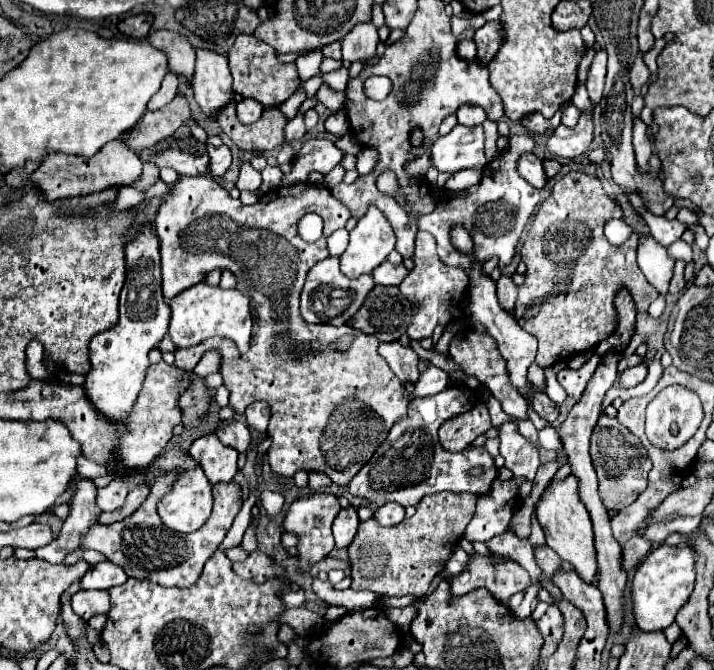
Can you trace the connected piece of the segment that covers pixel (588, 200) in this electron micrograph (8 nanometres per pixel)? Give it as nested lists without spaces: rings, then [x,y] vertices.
[[[570,170],[560,178],[534,214],[520,250],[528,270],[518,290],[514,318],[538,338],[538,346],[548,346],[548,366],[566,360],[568,352],[590,350],[612,334],[616,320],[614,294],[618,288],[626,286],[630,290],[640,312],[646,312],[650,302],[660,296],[636,264],[636,234],[620,248],[604,238],[602,226],[610,218],[622,218],[620,206],[606,196],[596,176],[578,170]]]

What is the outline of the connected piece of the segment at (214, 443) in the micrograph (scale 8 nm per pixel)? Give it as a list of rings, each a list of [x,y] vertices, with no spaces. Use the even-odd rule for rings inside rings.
[[[214,434],[196,438],[190,446],[190,456],[200,462],[210,484],[230,482],[238,472],[238,452],[224,446]]]

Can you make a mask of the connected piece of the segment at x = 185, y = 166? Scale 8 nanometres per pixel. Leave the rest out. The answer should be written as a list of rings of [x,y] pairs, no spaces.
[[[186,138],[186,140],[172,140],[170,148],[164,150],[158,156],[154,154],[154,148],[146,148],[140,152],[140,158],[146,160],[154,160],[160,168],[162,166],[170,166],[174,168],[180,176],[210,176],[210,156],[198,152],[200,142],[196,138]]]

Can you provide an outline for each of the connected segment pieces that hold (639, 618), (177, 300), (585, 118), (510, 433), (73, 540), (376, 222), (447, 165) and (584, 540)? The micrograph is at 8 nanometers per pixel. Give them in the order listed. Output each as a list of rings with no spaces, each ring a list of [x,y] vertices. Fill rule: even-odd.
[[[658,546],[638,566],[632,580],[632,610],[640,630],[658,632],[668,628],[688,602],[696,584],[696,550],[690,546]]]
[[[204,282],[180,292],[170,300],[170,328],[168,336],[176,344],[176,348],[192,348],[198,346],[200,342],[220,336],[232,340],[240,354],[248,350],[250,336],[252,336],[252,314],[250,314],[250,304],[248,300],[234,288],[234,290],[224,290],[220,286],[208,286]]]
[[[582,112],[578,124],[569,128],[560,124],[548,138],[548,150],[564,160],[576,160],[582,154],[586,154],[590,142],[592,142],[592,114]]]
[[[512,420],[500,424],[498,438],[500,438],[500,454],[506,460],[506,468],[512,470],[514,476],[534,480],[534,474],[540,466],[538,448],[522,438],[522,434],[518,432],[518,424]]]
[[[80,480],[78,482],[78,492],[70,498],[70,504],[72,504],[72,512],[64,520],[64,526],[60,530],[60,536],[54,538],[54,542],[50,542],[50,544],[36,549],[35,553],[38,558],[44,559],[52,564],[57,564],[63,562],[68,554],[72,554],[76,550],[84,550],[84,546],[82,546],[82,534],[92,524],[98,524],[98,516],[102,514],[102,510],[96,504],[96,486],[94,486],[94,482],[92,480]]]
[[[370,206],[366,216],[358,220],[354,230],[350,230],[350,244],[340,256],[342,272],[350,278],[372,272],[394,250],[394,244],[396,236],[390,222],[376,206]]]
[[[454,126],[450,134],[438,136],[430,146],[430,166],[438,172],[452,174],[464,168],[484,170],[486,164],[482,126],[476,126],[474,130]]]
[[[570,474],[568,478],[552,484],[538,508],[536,508],[536,516],[538,522],[544,530],[546,536],[546,544],[564,560],[570,562],[574,566],[574,572],[588,584],[596,582],[596,574],[598,574],[598,562],[596,562],[596,552],[594,552],[594,540],[592,540],[592,522],[588,516],[586,506],[580,502],[578,498],[578,482],[576,478]]]

